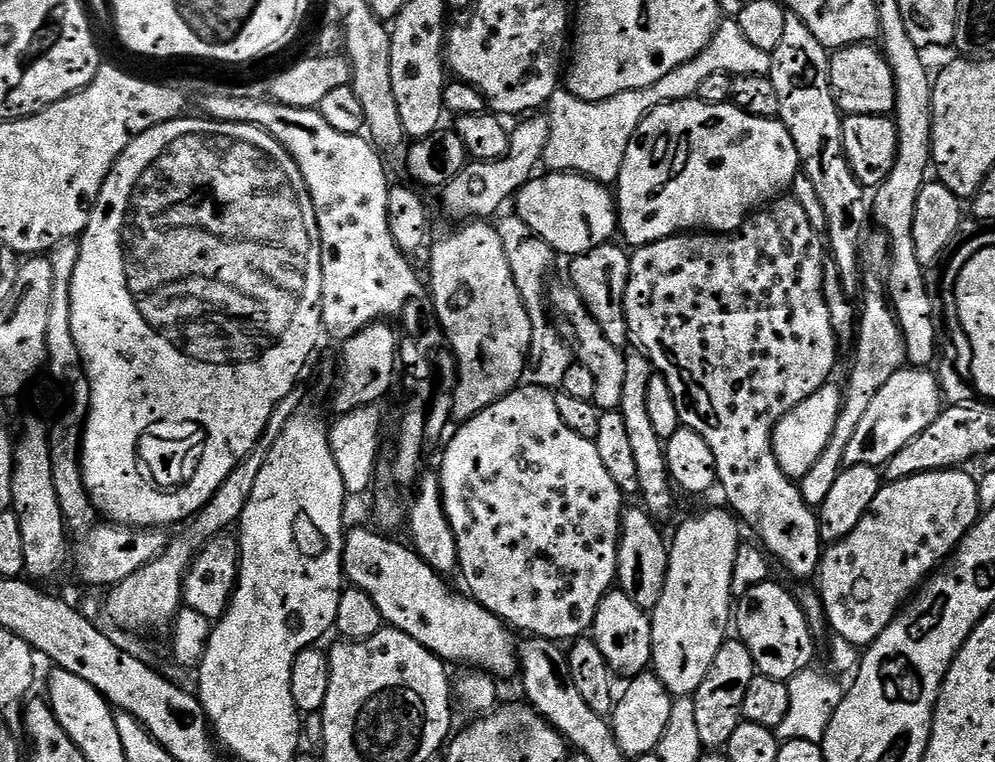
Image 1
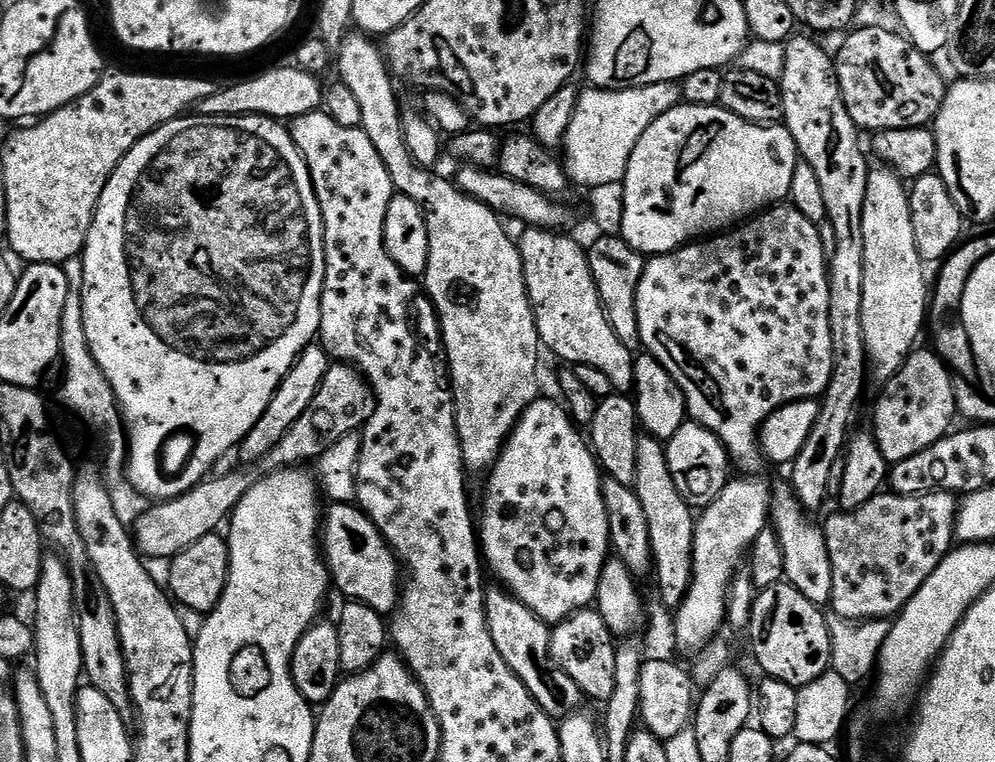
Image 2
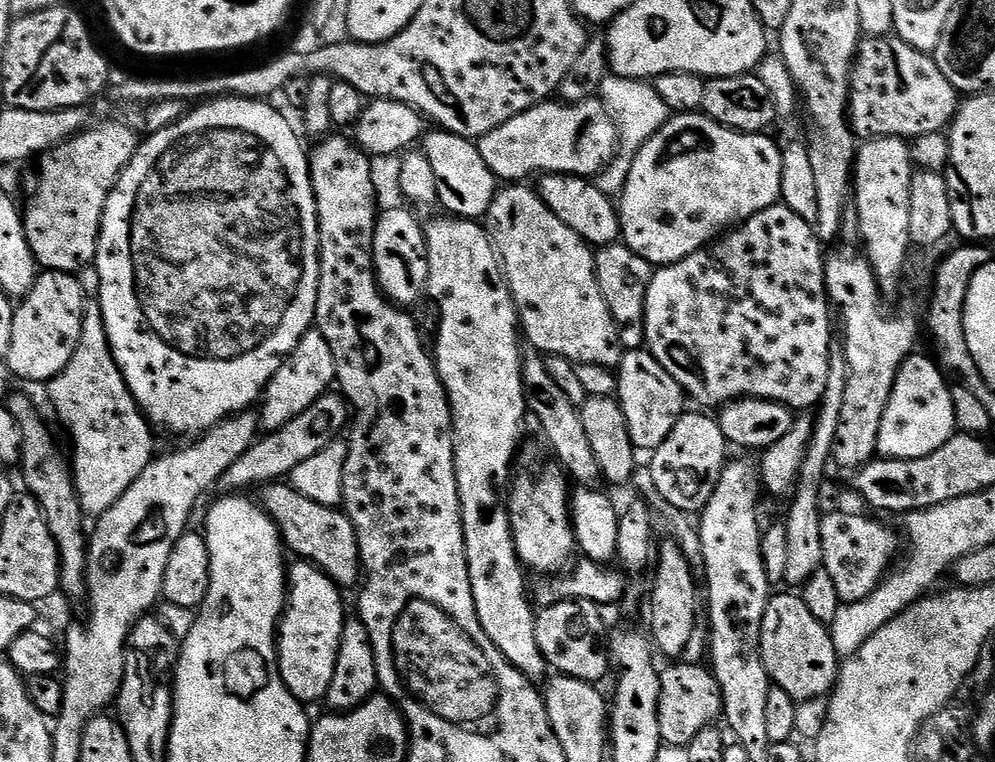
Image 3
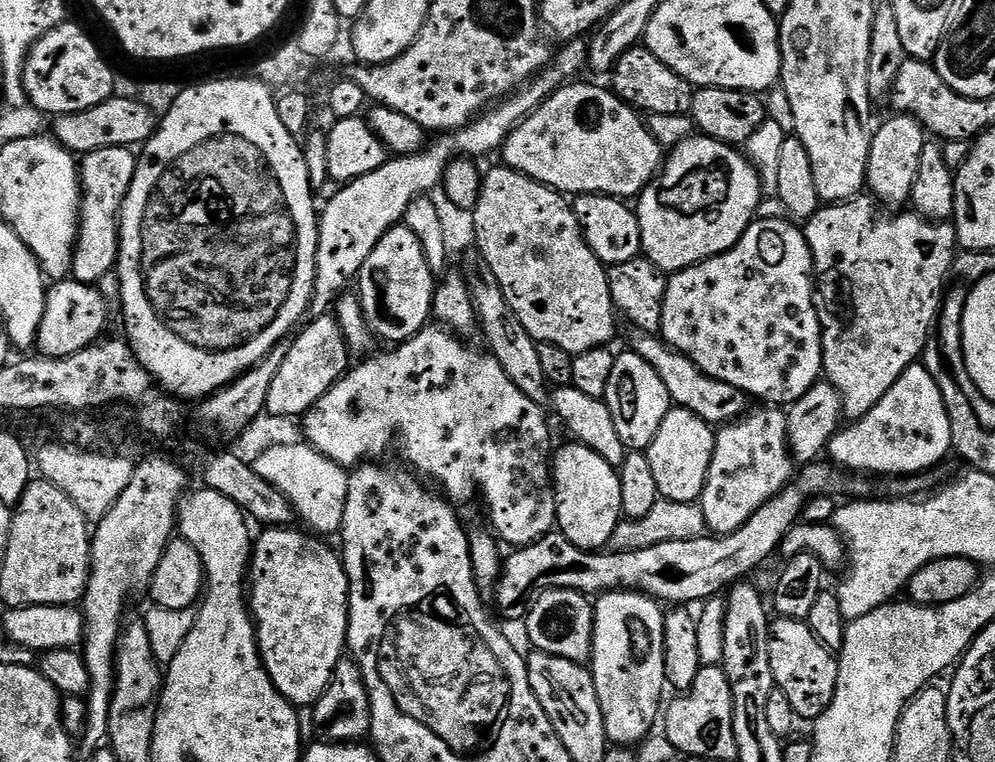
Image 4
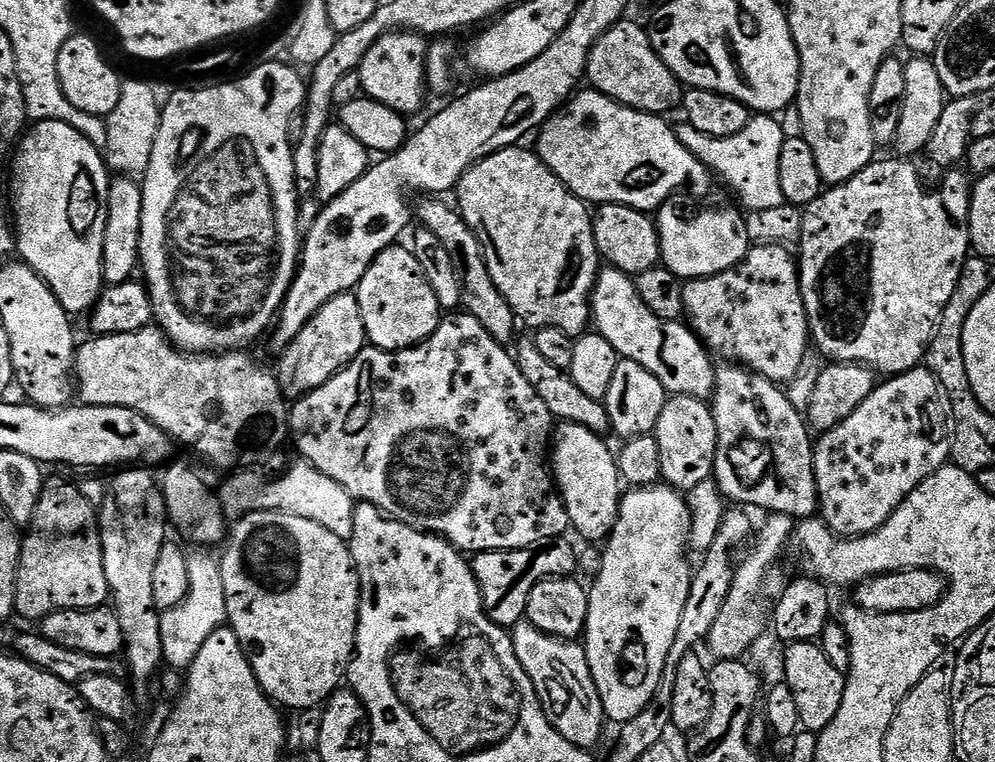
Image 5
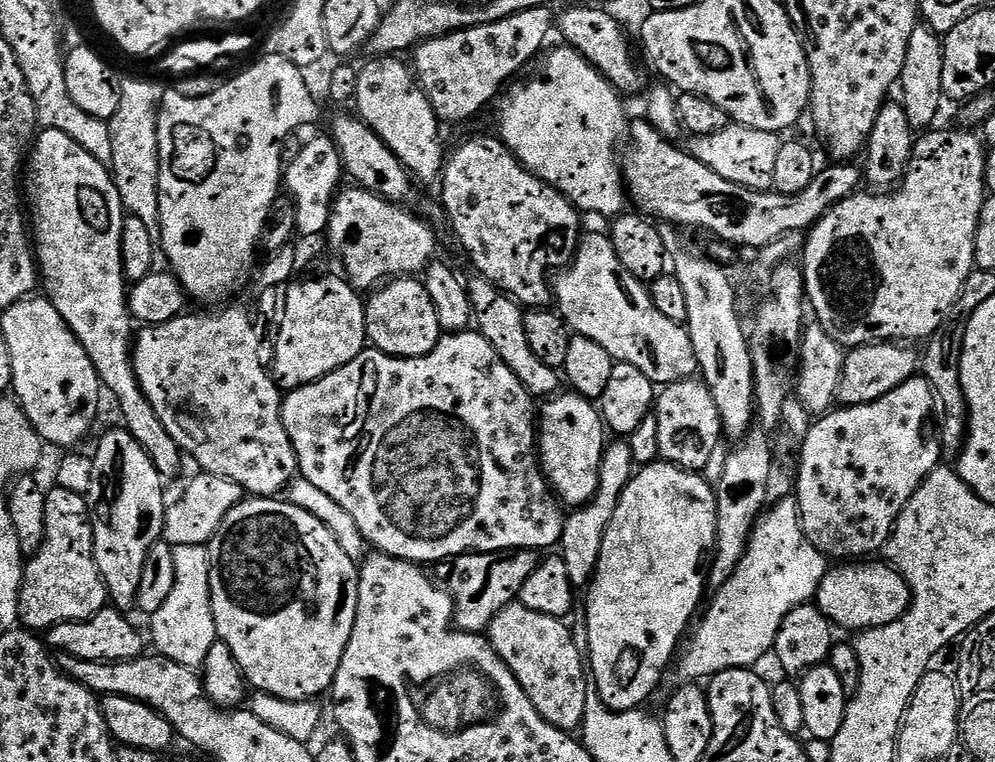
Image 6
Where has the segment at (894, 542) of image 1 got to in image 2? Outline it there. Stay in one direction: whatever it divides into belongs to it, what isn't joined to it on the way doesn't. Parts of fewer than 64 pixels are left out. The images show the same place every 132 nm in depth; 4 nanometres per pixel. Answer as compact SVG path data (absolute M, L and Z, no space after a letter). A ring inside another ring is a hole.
M924 492L921 496L884 495L885 494L877 494L874 498L870 498L870 502L863 504L861 508L836 510L836 513L834 513L828 521L823 521L822 524L824 537L826 538L826 550L830 554L830 570L834 576L830 612L831 615L841 616L844 620L863 622L865 620L888 620L889 618L895 617L906 606L906 602L910 602L910 598L914 598L914 594L922 586L922 582L926 582L926 578L930 578L930 574L934 574L938 562L942 562L942 558L948 553L954 544L958 500L953 493Z

